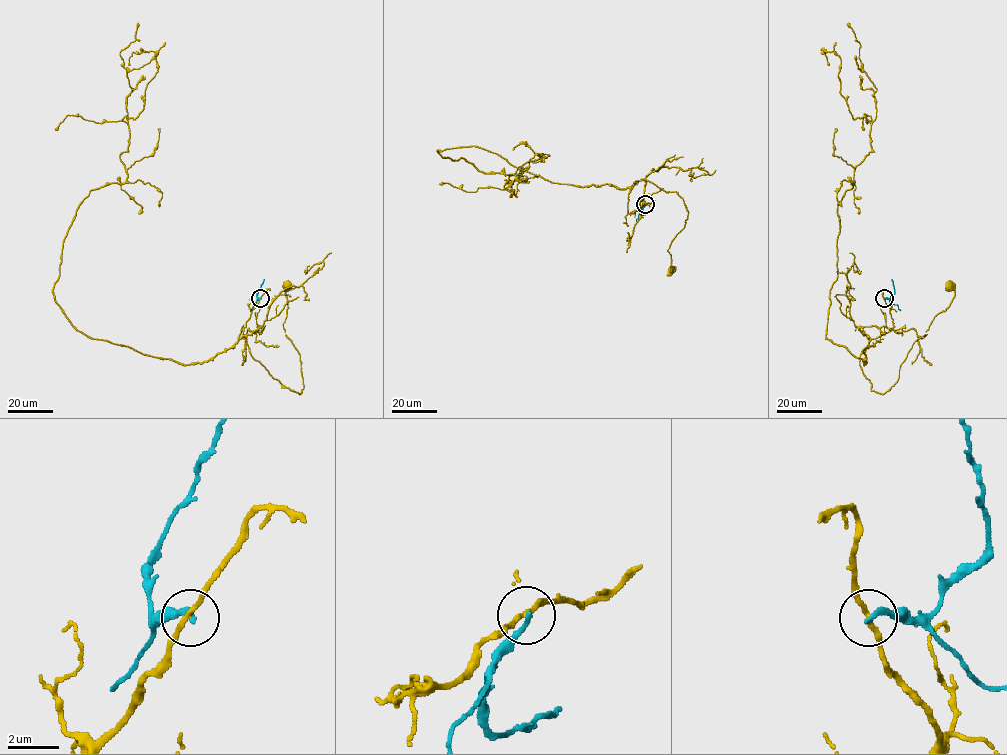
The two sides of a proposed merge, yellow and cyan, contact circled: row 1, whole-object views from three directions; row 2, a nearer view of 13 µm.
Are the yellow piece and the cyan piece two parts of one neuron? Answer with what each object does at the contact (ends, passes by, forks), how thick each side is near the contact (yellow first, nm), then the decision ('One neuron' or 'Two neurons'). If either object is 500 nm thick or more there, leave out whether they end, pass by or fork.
At the ring yellow passes by. At the ring cyan ends. Thickness 170 nm (yellow) against 200 nm. Two neurons

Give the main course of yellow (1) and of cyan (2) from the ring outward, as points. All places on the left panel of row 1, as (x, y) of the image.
1: (260, 298), (243, 332), (249, 350), (280, 384), (300, 394), (304, 388), (300, 355), (283, 324), (287, 286)
2: (260, 298), (257, 297), (257, 292), (264, 279)

